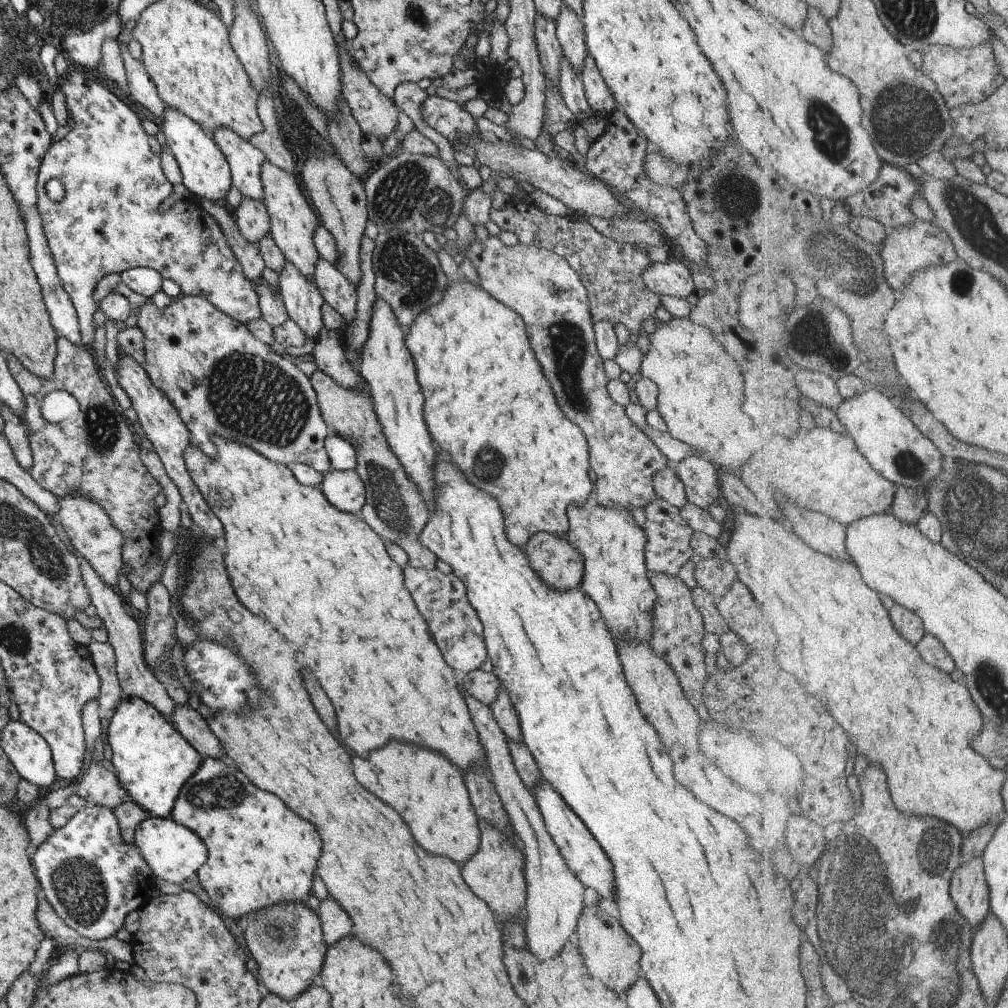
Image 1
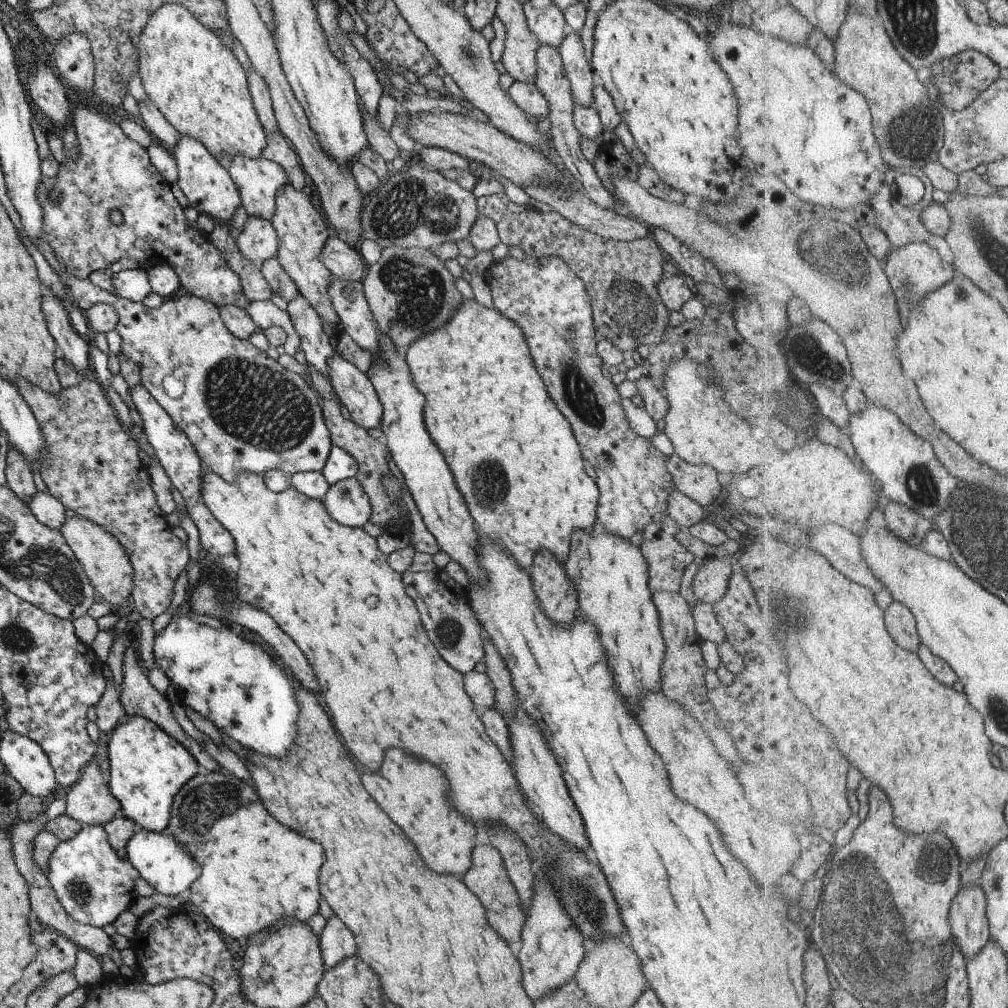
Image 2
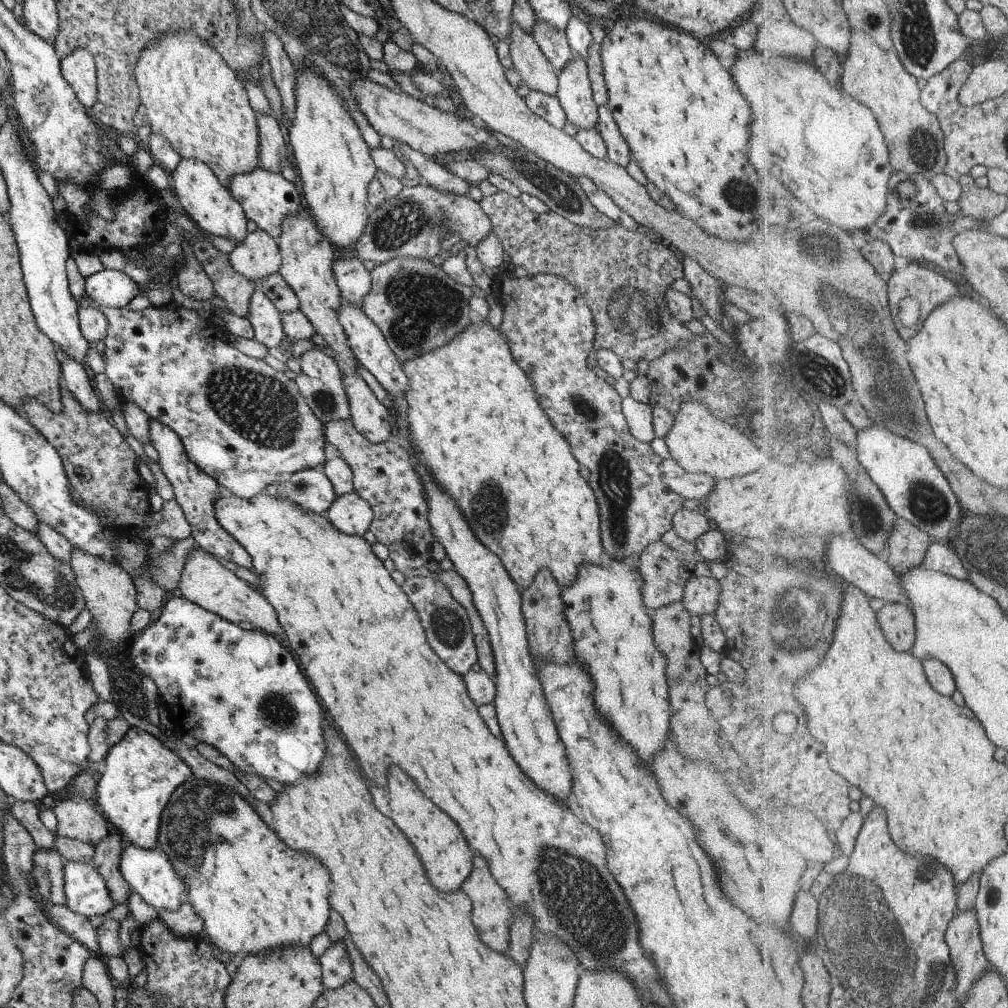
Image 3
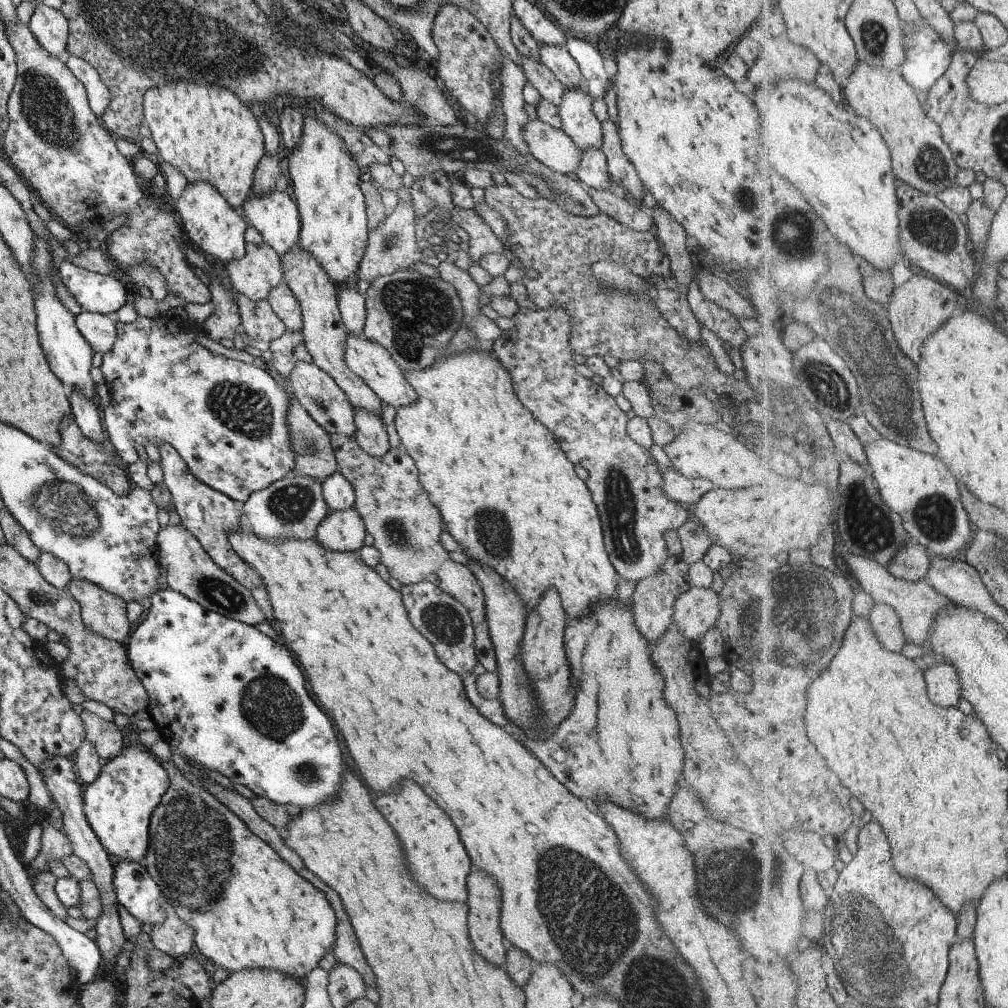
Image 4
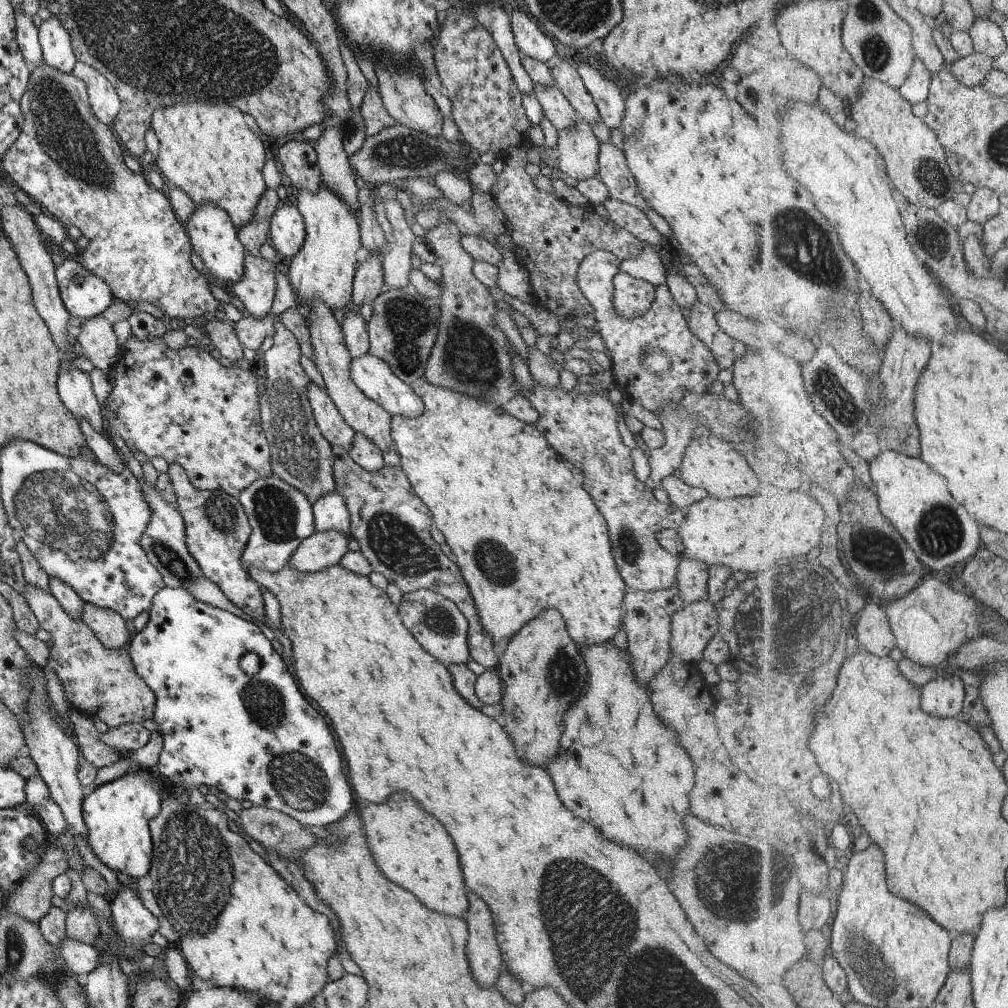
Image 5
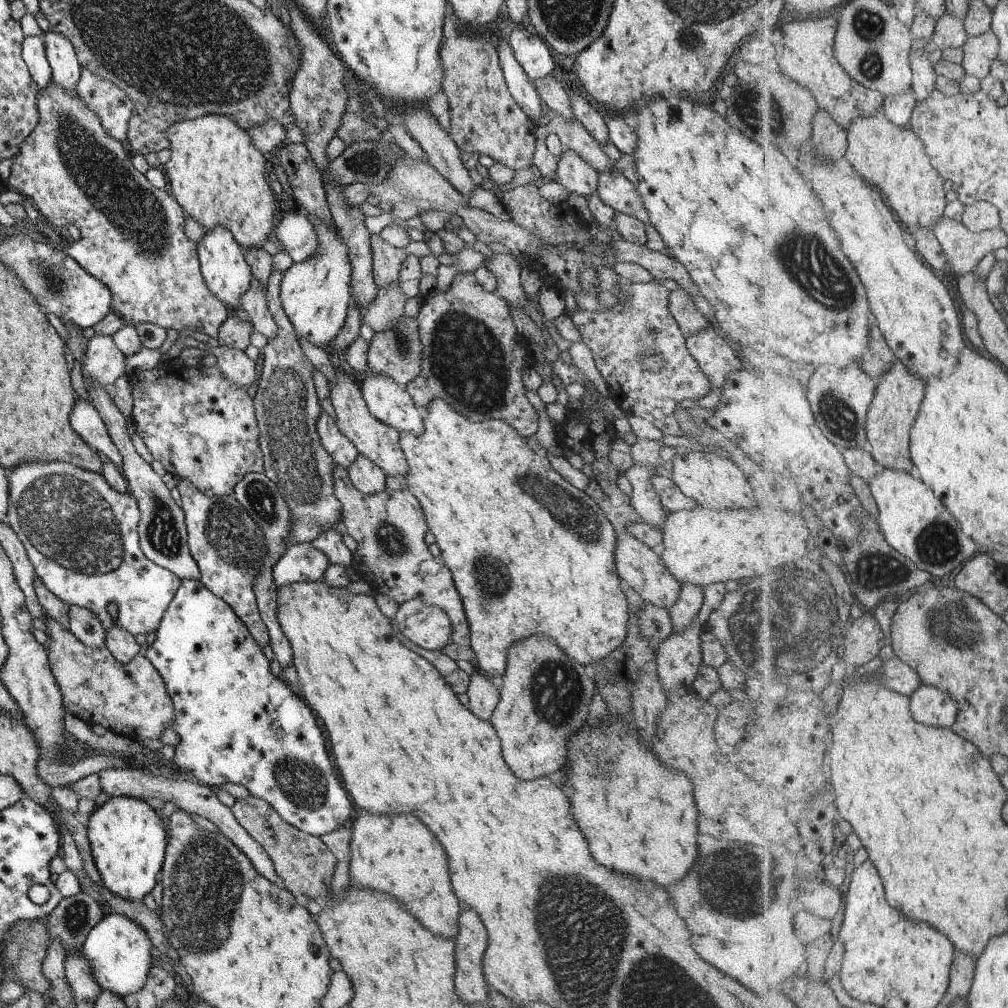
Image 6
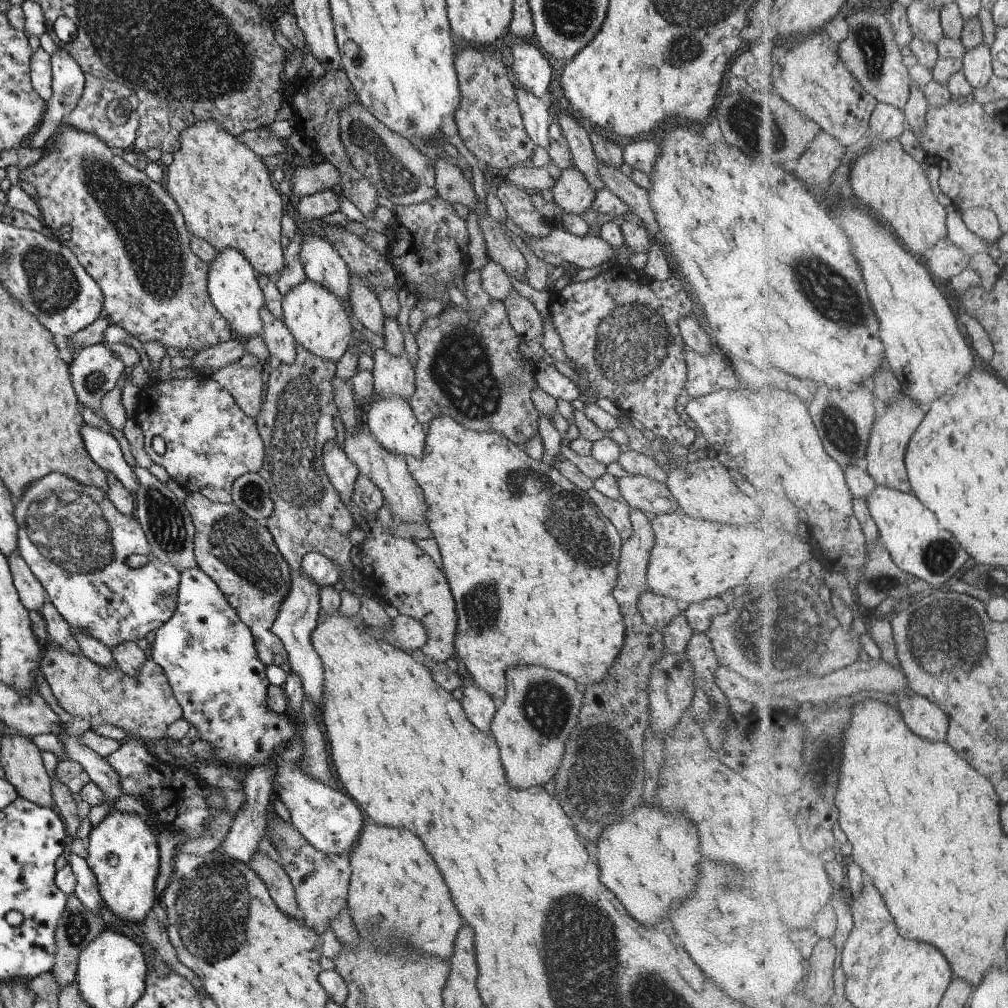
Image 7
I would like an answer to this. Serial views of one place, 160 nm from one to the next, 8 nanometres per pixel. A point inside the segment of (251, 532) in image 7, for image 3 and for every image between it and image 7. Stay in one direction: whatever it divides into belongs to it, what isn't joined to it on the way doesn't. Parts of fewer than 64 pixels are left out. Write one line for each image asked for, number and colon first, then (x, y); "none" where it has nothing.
3: (195, 491)
4: (209, 516)
5: (216, 530)
6: (227, 546)

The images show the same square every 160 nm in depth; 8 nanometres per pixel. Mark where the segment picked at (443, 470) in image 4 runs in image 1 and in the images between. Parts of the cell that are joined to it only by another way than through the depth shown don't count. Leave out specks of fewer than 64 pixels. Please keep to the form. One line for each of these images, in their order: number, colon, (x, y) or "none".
1: (486, 402)
2: (513, 458)
3: (473, 421)

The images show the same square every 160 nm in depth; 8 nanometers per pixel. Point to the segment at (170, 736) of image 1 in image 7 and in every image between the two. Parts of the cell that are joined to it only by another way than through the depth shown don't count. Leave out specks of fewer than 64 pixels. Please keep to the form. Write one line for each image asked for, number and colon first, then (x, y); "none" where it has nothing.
2: (146, 768)
3: (140, 773)
4: (117, 804)
5: (116, 814)
6: (126, 838)
7: (121, 850)

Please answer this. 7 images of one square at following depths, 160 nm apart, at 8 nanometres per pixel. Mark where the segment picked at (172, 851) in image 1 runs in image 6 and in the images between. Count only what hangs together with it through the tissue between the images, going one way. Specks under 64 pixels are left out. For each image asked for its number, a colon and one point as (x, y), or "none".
2: (164, 865)
3: (148, 873)
4: (135, 891)
5: (134, 925)
6: (117, 949)

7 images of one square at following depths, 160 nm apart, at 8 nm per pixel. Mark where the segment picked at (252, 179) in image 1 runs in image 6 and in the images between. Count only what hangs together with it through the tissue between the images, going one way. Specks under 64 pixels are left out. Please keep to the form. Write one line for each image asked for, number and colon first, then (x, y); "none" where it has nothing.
2: (257, 180)
3: (266, 197)
4: (275, 216)
5: (286, 233)
6: (294, 234)

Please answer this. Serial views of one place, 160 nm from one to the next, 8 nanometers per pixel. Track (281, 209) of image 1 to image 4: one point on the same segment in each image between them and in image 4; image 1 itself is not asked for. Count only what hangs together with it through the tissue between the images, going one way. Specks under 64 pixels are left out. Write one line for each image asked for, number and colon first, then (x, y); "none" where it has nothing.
2: (301, 233)
3: (306, 258)
4: (323, 335)

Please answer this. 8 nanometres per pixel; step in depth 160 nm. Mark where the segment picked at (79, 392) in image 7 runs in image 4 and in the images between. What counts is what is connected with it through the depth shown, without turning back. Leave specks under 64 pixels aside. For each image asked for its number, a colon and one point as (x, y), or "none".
4: (98, 330)
5: (96, 341)
6: (101, 362)

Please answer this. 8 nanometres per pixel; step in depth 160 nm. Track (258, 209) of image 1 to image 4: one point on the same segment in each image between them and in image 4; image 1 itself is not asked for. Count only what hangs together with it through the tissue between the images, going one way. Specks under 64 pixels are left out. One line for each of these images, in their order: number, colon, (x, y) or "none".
2: (257, 241)
3: (257, 255)
4: (258, 271)

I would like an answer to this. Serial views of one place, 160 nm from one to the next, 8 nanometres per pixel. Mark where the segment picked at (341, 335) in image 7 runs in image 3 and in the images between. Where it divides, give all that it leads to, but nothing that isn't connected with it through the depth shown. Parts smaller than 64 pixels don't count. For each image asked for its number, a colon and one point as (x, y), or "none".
3: (333, 164)
4: (333, 232)
5: (323, 269)
6: (315, 293)

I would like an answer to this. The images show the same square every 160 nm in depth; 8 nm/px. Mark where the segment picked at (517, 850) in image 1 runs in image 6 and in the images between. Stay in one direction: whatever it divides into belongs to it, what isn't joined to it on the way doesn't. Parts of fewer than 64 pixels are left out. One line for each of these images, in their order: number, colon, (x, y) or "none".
2: (486, 878)
3: (491, 916)
4: (482, 895)
5: (484, 960)
6: (469, 983)

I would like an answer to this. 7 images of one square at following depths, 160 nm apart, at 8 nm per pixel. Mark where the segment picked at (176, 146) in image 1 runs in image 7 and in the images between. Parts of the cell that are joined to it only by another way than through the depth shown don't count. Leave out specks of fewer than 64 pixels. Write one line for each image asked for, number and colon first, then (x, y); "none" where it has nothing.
2: (204, 182)
3: (208, 203)
4: (211, 227)
5: (213, 238)
6: (221, 260)
7: (231, 283)

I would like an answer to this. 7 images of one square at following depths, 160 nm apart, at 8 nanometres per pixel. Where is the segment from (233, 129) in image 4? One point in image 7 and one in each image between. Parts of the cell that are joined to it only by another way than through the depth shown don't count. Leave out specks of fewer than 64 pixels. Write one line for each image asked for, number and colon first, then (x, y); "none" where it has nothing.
5: (206, 150)
6: (214, 172)
7: (226, 196)

